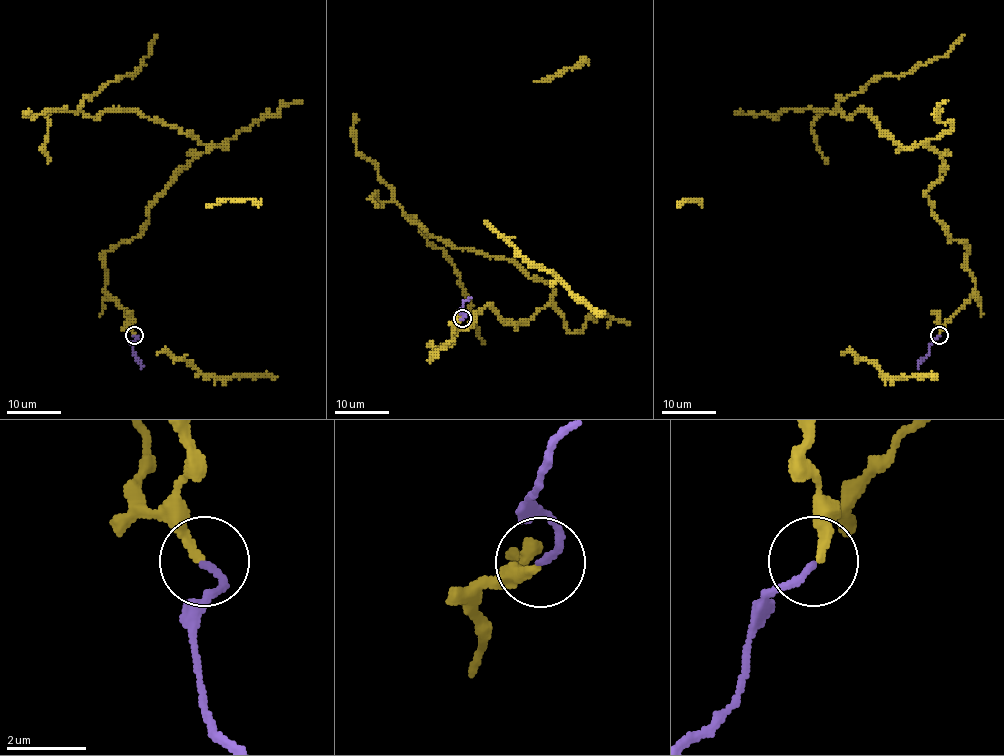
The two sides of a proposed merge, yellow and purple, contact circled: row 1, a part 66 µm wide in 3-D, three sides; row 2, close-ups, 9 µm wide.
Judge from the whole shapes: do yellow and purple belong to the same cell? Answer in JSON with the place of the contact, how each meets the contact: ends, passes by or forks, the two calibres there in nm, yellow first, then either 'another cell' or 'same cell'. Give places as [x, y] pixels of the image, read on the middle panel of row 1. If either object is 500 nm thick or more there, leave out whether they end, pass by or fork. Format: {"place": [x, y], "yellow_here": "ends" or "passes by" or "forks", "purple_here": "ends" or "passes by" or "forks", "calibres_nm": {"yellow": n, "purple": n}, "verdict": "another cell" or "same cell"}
{"place": [462, 318], "yellow_here": "ends", "purple_here": "ends", "calibres_nm": {"yellow": 200, "purple": 170}, "verdict": "same cell"}

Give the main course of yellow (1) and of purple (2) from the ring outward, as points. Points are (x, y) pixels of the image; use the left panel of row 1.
1: (134, 335), (107, 295), (106, 253), (141, 234), (175, 174), (225, 148), (84, 112), (156, 34)
2: (134, 335), (133, 353), (141, 369)

